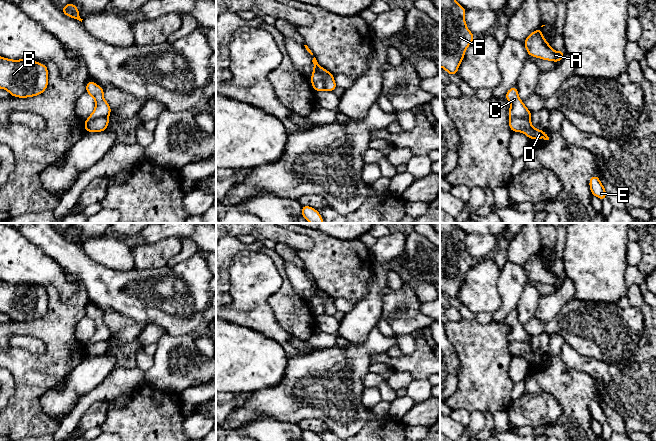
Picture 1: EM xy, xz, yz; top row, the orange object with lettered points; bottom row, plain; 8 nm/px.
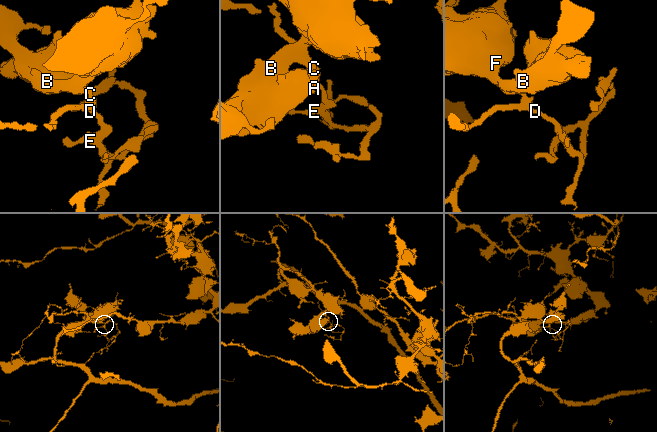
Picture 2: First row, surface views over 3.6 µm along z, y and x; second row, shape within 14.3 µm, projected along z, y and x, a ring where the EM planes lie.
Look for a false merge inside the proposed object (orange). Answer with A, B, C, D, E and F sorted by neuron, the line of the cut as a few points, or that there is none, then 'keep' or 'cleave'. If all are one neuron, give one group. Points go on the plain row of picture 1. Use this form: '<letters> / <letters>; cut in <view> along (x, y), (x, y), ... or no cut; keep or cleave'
A B C F / D E; cut in yz along (530, 335), (528, 341), (510, 342); cleave

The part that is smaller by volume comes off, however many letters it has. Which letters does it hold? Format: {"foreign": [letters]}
{"foreign": ["D", "E"]}

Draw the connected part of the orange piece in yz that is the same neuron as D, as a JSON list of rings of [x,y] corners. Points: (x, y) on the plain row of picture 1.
[[[531,338],[529,342],[510,342],[508,345],[509,352],[512,356],[522,356],[530,364],[543,362],[544,364],[549,364],[549,361],[546,358],[546,355],[535,353],[531,348]]]

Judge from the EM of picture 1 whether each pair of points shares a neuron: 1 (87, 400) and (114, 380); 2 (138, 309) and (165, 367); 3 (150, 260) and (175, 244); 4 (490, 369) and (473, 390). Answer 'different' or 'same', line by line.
1: same
2: different
3: same
4: same

